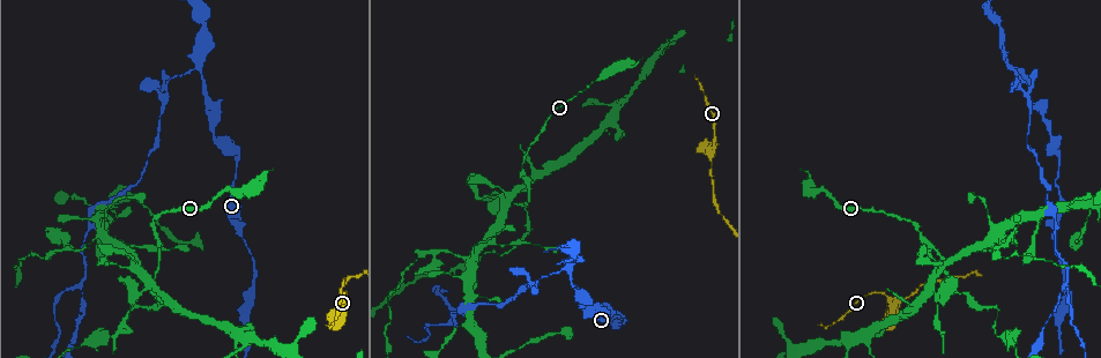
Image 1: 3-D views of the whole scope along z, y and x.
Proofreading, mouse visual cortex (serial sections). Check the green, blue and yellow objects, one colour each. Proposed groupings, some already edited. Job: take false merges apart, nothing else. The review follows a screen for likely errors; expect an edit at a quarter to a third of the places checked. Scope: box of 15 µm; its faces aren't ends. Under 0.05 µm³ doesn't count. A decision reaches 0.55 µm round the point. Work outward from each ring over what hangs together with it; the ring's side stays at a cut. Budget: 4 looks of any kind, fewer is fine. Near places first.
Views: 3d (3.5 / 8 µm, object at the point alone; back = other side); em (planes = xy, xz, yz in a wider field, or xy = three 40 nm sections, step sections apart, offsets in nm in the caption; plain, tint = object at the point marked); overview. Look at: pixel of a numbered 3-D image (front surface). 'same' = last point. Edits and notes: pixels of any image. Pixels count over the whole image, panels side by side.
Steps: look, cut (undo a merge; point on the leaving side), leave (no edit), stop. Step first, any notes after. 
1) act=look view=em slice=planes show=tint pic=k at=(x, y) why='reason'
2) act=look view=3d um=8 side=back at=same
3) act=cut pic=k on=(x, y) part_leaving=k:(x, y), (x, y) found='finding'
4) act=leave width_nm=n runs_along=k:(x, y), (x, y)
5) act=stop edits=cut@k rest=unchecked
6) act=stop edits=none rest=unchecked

act=look view=3d um=3.5 pic=1 at=(1057, 151) why='sharp bend'

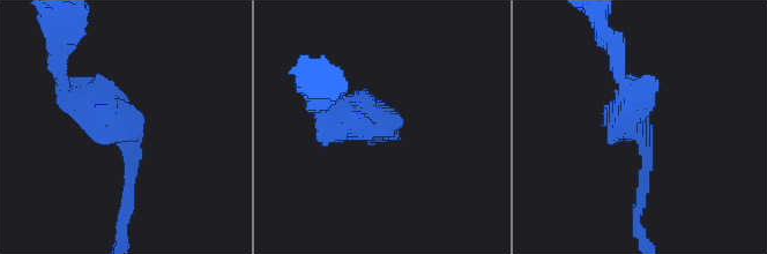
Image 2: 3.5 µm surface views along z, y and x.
act=look view=em slice=planes show=tint pic=2 at=(129, 131) why='now the EM'

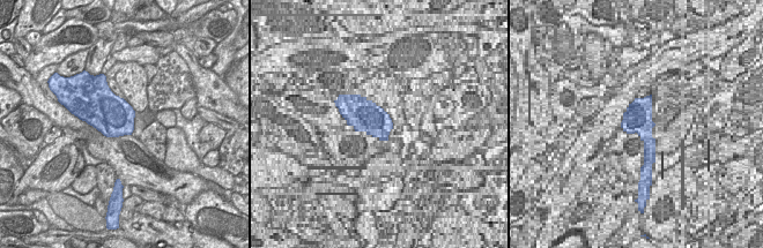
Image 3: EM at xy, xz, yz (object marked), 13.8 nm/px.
act=leave found='continuous, no second cell'

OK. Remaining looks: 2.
act=look view=3d um=3.5 side=back pic=1 at=(198, 70) why='three arms meet'

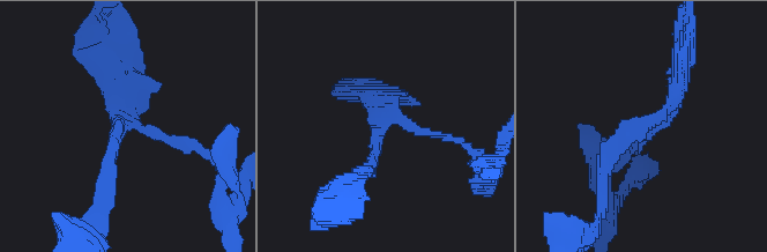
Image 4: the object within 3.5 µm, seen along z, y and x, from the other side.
act=look view=em slice=xy step=5 show=tint pic=4 at=(121, 122) arms=3 arm_widths_nm=150,200,300 why='need the tissue'

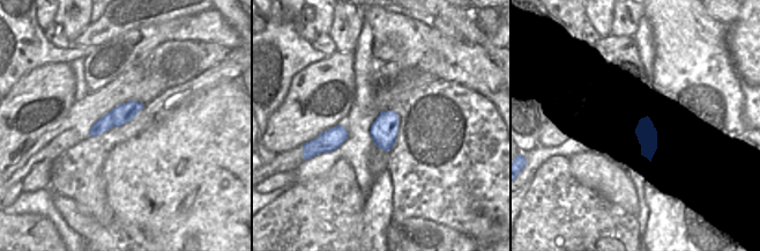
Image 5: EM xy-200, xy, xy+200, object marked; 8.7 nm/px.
act=cut pic=4 on=(165, 138) border=5:(109, 112), (113, 125) found='a second cell is stuck on'

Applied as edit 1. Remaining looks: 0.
act=stop edits=cut@4 rest=unchecked

